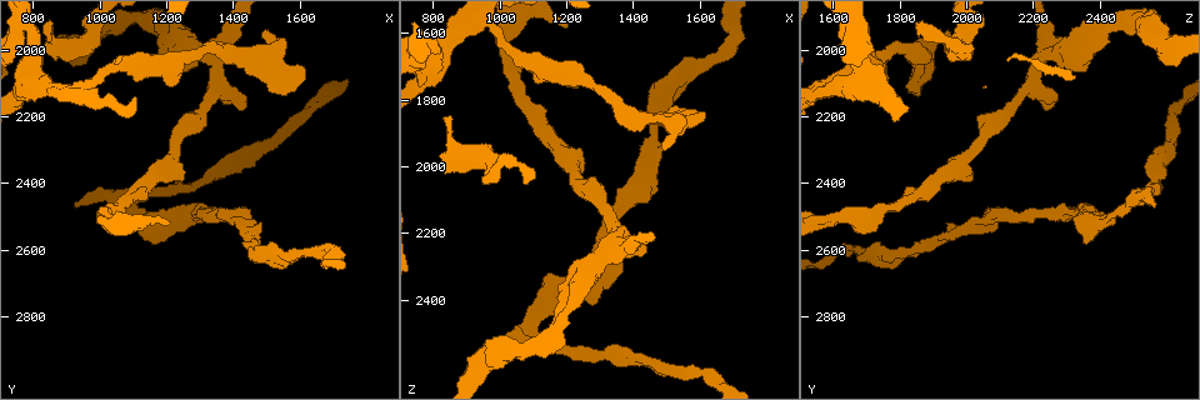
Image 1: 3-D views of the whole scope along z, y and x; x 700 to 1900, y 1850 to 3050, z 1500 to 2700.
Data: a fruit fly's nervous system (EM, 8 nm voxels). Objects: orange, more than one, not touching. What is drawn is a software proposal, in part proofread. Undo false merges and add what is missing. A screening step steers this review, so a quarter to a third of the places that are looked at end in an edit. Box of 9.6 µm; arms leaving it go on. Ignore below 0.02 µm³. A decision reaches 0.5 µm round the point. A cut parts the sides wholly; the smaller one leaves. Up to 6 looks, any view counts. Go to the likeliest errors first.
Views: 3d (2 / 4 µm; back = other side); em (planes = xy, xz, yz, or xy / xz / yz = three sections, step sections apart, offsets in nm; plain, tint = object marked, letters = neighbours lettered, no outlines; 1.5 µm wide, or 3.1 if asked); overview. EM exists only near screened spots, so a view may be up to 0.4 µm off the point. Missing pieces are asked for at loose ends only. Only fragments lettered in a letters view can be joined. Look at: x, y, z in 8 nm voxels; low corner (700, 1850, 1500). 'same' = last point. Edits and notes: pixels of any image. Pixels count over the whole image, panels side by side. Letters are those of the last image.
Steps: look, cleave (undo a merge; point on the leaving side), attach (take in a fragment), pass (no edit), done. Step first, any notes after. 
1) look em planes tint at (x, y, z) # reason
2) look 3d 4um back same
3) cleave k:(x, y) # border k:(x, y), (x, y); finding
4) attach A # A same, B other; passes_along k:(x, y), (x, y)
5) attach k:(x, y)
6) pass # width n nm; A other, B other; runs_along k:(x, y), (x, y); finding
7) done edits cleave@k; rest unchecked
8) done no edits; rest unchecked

look 3d 2um at (930, 2470, 2560) # free end

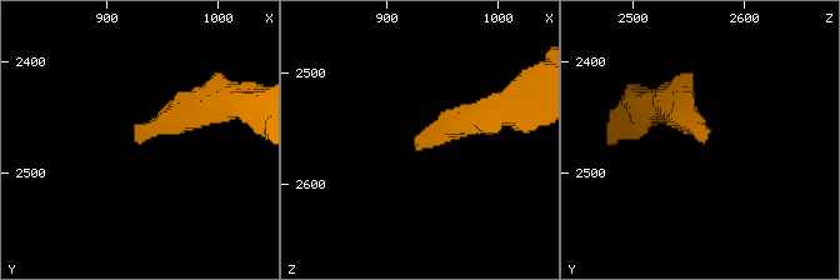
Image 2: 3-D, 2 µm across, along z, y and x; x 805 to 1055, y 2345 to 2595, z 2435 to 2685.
look em yz step 8 plain at (924, 2470, 2564) # shape alone is not enough

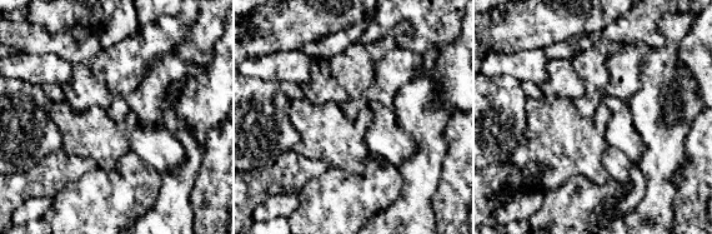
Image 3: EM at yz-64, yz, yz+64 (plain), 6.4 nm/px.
look em yz step 8 letters same

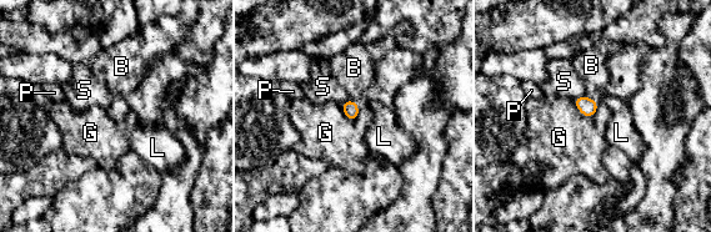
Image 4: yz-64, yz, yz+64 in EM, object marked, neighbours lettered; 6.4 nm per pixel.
attach B # longest_contact G 180 nm; B same, G other, L other, P other, S other; the cell continues

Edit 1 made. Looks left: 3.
look 3d 2um at (1350, 2100, 2200) # calibre changes

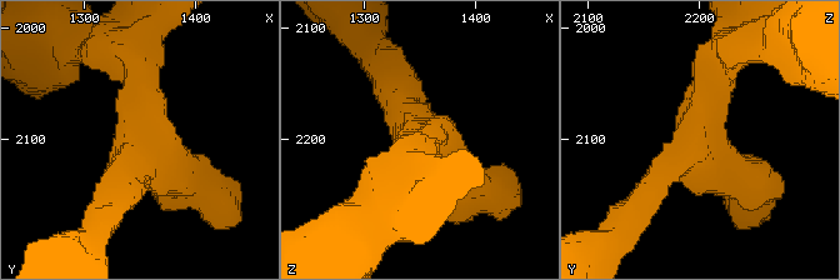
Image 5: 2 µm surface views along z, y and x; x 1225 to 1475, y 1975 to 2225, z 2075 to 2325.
look em yz step 4 tint at (1352, 2092, 2200) # arms 3; arm_widths 220, 300, 320 nm; now the EM

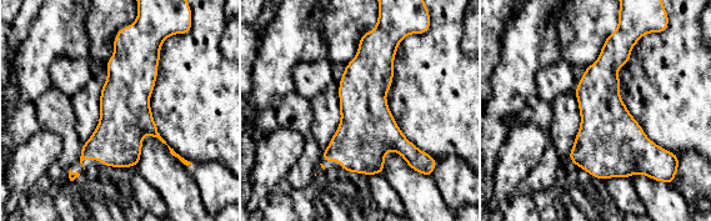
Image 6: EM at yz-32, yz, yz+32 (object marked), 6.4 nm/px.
look em planes letters same

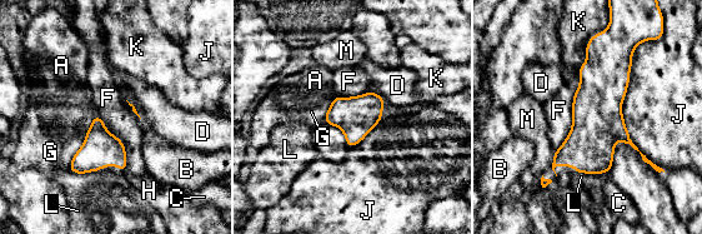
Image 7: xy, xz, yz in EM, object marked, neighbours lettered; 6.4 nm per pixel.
pass # A other, B other, C other, D other, F other, G other, H other, J other, K other, L other, M other; border 7:(578, 69), (572, 127), (553, 153); one cell here

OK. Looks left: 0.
done edits attach@4; rest unchecked

